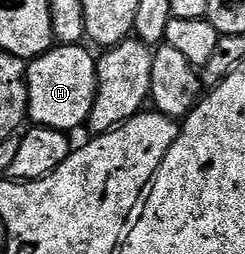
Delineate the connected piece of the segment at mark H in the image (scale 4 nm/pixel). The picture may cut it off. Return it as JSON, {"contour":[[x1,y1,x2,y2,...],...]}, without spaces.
{"contour":[[55,44,50,50,46,50,40,58,30,59,25,66,25,93,27,105,26,117,37,126,48,126,54,130,72,132,80,126,86,127,87,117,91,115,91,109,95,103,95,90,99,87,95,64,96,55,86,50,83,44]]}

